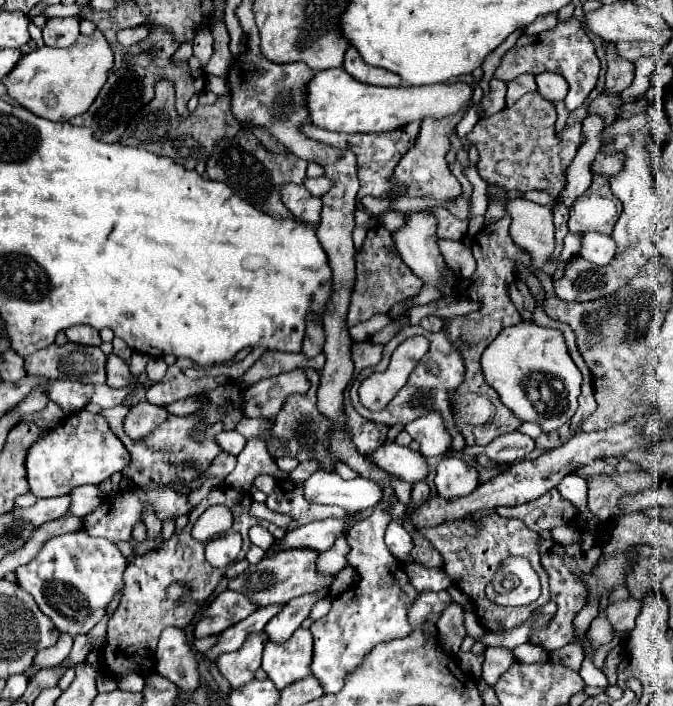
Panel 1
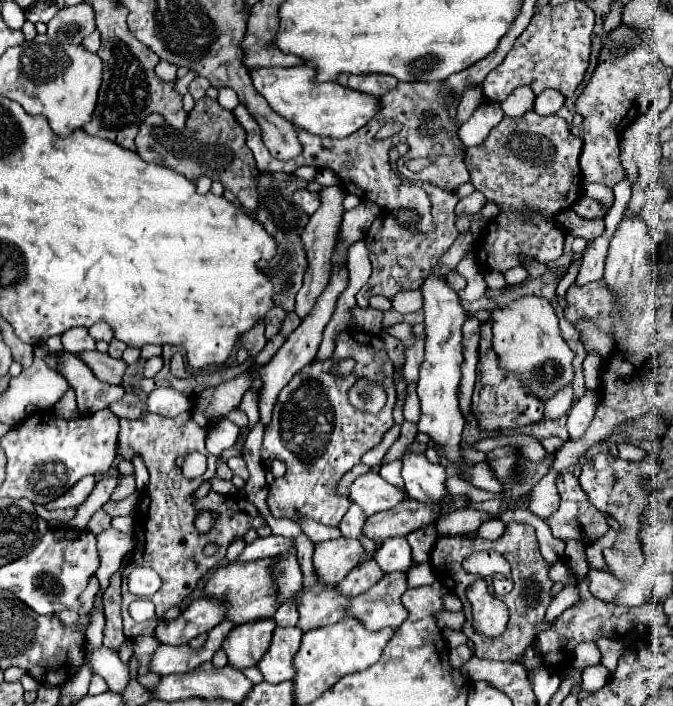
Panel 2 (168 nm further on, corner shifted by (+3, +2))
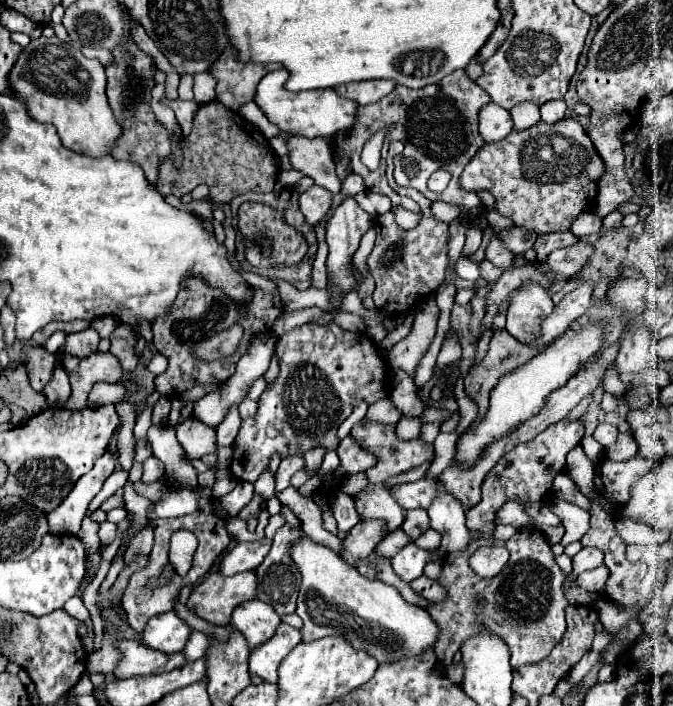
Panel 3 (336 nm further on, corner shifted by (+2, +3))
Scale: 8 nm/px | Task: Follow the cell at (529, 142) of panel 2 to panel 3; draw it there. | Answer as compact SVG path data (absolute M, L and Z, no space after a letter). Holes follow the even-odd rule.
M561 119L553 125L539 121L525 131L513 129L505 139L485 143L464 168L461 185L467 191L491 191L503 217L543 235L567 231L581 211L593 209L601 173L603 161L579 121Z

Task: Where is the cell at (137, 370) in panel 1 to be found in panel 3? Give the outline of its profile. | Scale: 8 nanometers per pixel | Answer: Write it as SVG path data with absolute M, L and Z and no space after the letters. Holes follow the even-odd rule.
M57 331L57 333L53 333L51 337L49 337L49 341L43 345L49 353L55 353L59 347L63 347L63 343L65 343L65 333L63 331Z

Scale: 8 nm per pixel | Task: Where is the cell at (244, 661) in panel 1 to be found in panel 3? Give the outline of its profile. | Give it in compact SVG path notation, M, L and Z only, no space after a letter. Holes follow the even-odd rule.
M259 599L241 603L241 607L233 611L233 619L231 619L231 627L247 639L249 651L267 643L267 639L275 635L279 623L281 619L275 613L275 609Z

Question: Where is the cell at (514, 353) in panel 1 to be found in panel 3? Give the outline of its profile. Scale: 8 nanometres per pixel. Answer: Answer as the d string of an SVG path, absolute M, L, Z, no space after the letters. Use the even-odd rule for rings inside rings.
M527 283L511 299L505 329L519 343L529 345L541 337L541 323L553 313L553 301L537 283Z

